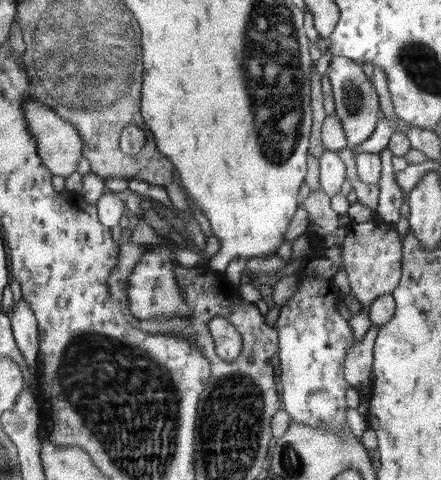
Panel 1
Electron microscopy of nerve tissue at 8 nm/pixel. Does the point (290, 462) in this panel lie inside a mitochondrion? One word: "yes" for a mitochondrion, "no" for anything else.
yes

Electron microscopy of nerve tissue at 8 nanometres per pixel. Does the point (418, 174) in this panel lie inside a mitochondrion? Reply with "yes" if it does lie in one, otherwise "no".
no

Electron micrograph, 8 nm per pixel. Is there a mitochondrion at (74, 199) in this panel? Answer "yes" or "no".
no

